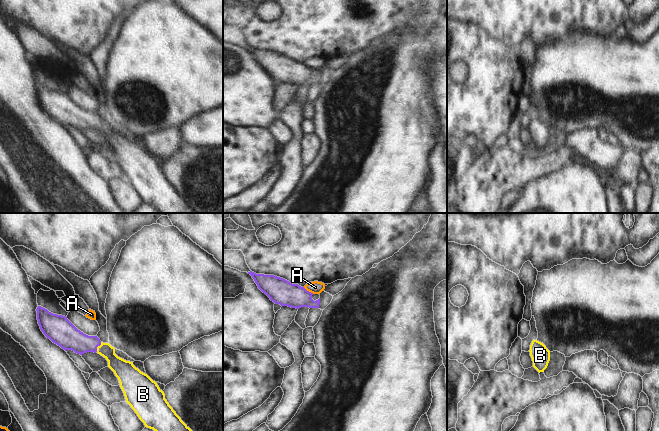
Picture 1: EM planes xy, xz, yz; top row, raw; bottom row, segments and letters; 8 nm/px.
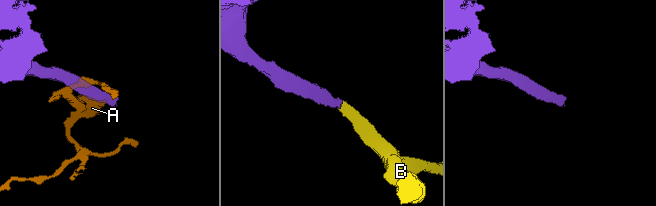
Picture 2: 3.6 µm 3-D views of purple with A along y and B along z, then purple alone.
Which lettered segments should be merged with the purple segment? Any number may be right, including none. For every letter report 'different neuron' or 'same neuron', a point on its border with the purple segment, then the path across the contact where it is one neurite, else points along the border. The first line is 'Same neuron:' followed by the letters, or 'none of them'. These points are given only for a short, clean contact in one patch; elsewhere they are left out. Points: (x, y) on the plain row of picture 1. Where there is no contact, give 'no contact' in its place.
Same neuron: B
A: different neuron; contact xz (308, 67); border xz (303, 63), (313, 69)
B: same neuron; contact xy (97, 122); way xy (68, 113), (97, 122), (120, 143)

